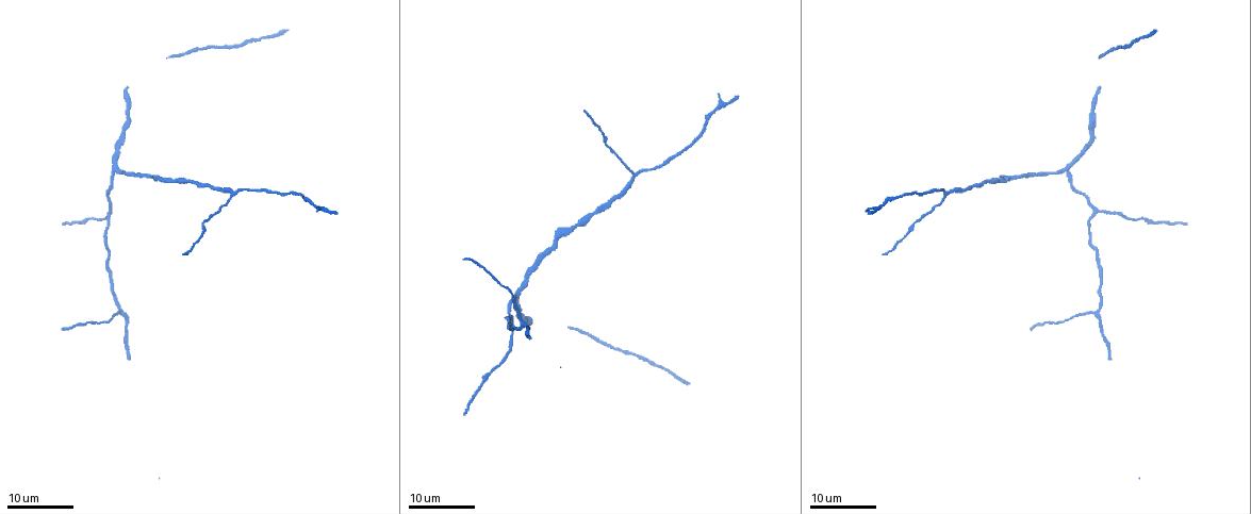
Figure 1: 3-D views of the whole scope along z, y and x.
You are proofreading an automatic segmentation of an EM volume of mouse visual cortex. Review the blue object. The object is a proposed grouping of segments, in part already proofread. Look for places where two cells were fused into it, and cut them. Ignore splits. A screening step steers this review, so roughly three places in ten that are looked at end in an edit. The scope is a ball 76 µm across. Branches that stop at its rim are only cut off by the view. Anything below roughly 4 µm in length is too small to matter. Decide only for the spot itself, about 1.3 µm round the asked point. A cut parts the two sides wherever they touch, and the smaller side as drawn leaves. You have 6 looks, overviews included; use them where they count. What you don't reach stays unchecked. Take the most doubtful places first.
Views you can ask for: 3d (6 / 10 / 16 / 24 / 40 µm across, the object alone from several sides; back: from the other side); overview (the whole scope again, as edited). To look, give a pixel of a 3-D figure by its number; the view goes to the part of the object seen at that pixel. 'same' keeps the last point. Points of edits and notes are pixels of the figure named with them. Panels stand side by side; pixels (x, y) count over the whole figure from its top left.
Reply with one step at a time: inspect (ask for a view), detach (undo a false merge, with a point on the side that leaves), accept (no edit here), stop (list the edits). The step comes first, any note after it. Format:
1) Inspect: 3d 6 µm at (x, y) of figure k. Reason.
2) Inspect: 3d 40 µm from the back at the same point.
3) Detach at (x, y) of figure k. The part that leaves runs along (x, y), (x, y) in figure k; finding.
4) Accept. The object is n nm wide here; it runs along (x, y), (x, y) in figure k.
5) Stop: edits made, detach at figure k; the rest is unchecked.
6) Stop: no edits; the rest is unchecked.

Inspect: 3d 16 µm at (524, 321) of figure 1. Three arms meet.

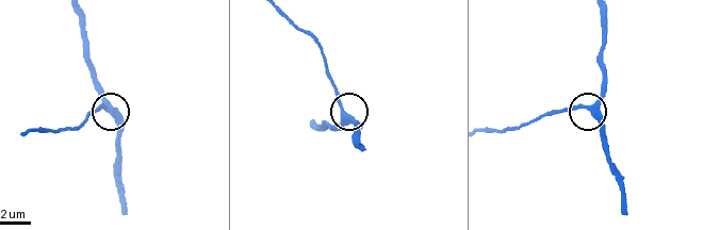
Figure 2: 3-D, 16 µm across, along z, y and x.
Inspect: 3d 6 µm at (586, 108) of figure 2.

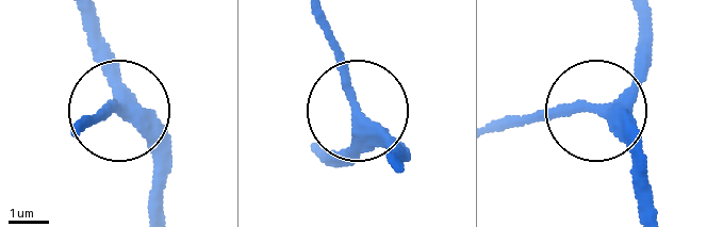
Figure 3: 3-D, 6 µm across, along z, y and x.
Accept. The object is 300 nm wide here; it runs along (317, 152), (345, 148), (355, 131), (345, 61), (324, 13) in figure 3; all the same cell.

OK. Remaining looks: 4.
Inspect: 3d 24 µm at (632, 172) of figure 1. Arms part here.

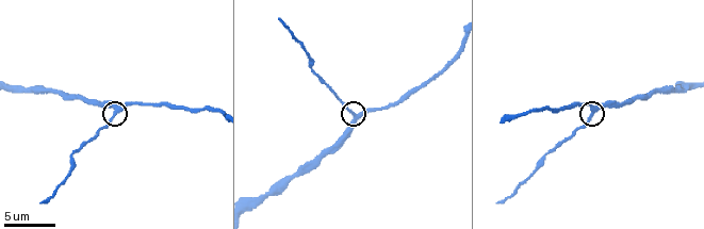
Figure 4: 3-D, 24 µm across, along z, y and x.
Inspect: 3d 6 µm at (355, 115) of figure 4.

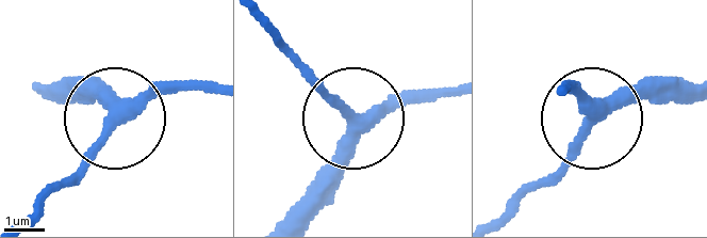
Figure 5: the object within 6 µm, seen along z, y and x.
Inspect: 3d 6 µm from the back at (589, 121) of figure 5.

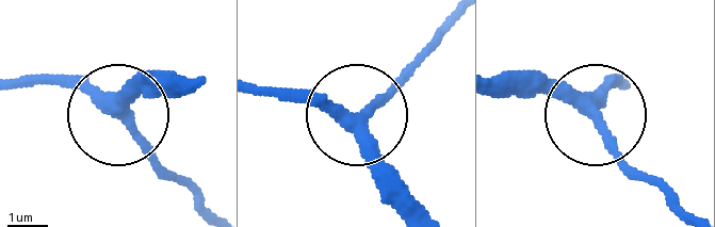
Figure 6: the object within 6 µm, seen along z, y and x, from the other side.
Accept. The side arm is 16 µm long; it runs along (431, 214), (366, 123), (417, 65) in figure 6; all the same cell.

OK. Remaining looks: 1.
Stop: no edits; the rest is unchecked.

